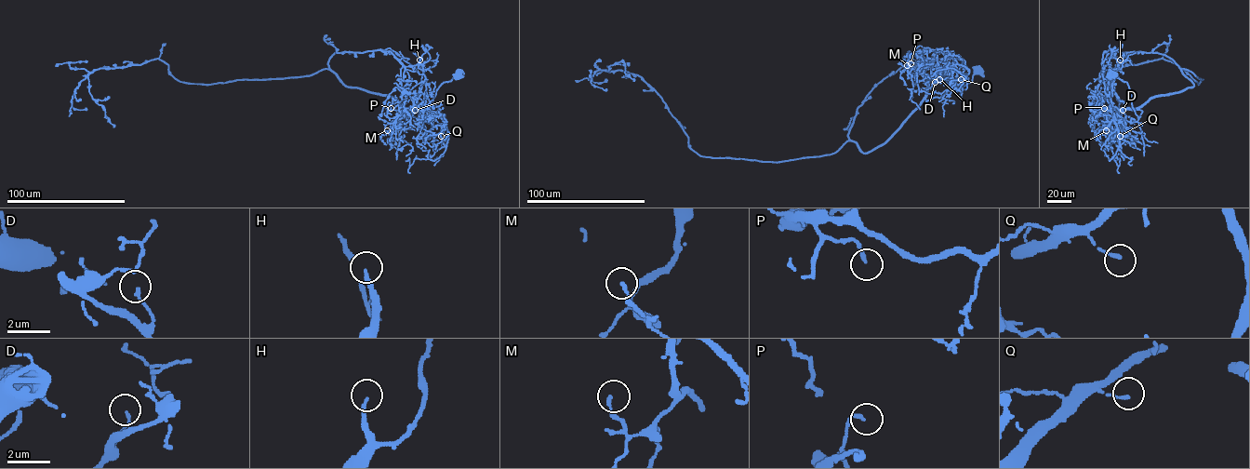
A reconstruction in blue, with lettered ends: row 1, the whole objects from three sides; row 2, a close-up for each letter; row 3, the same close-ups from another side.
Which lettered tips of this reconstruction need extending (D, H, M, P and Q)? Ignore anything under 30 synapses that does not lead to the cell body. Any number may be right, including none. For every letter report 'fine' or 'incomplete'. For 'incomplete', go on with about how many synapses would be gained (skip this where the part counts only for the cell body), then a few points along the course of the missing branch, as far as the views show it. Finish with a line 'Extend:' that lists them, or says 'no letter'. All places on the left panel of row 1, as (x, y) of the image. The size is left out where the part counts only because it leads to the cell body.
D: fine
H: incomplete | 70 syn | (419, 60), (420, 54), (401, 26), (406, 18), (408, 5)
M: fine
P: fine
Q: fine
Extend: H

